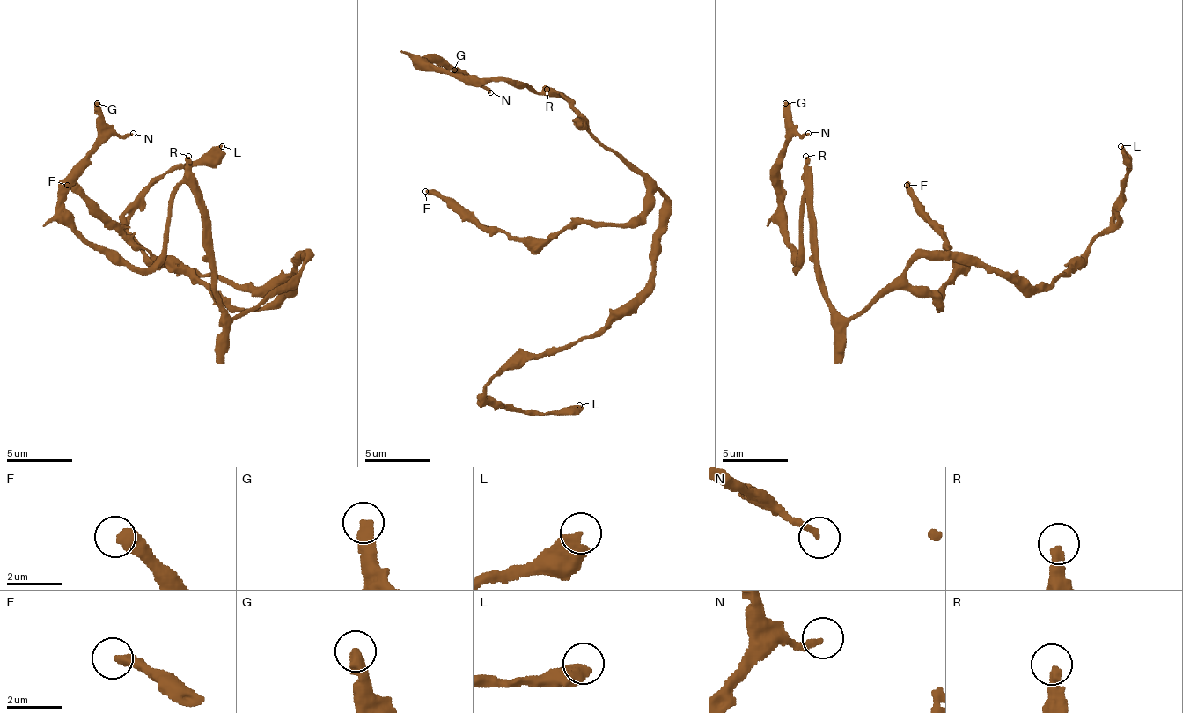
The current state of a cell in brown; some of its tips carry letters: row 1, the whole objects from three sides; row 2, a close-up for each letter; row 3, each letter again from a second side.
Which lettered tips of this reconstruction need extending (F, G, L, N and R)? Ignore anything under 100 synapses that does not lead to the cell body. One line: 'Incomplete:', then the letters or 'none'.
Incomplete: G, R

